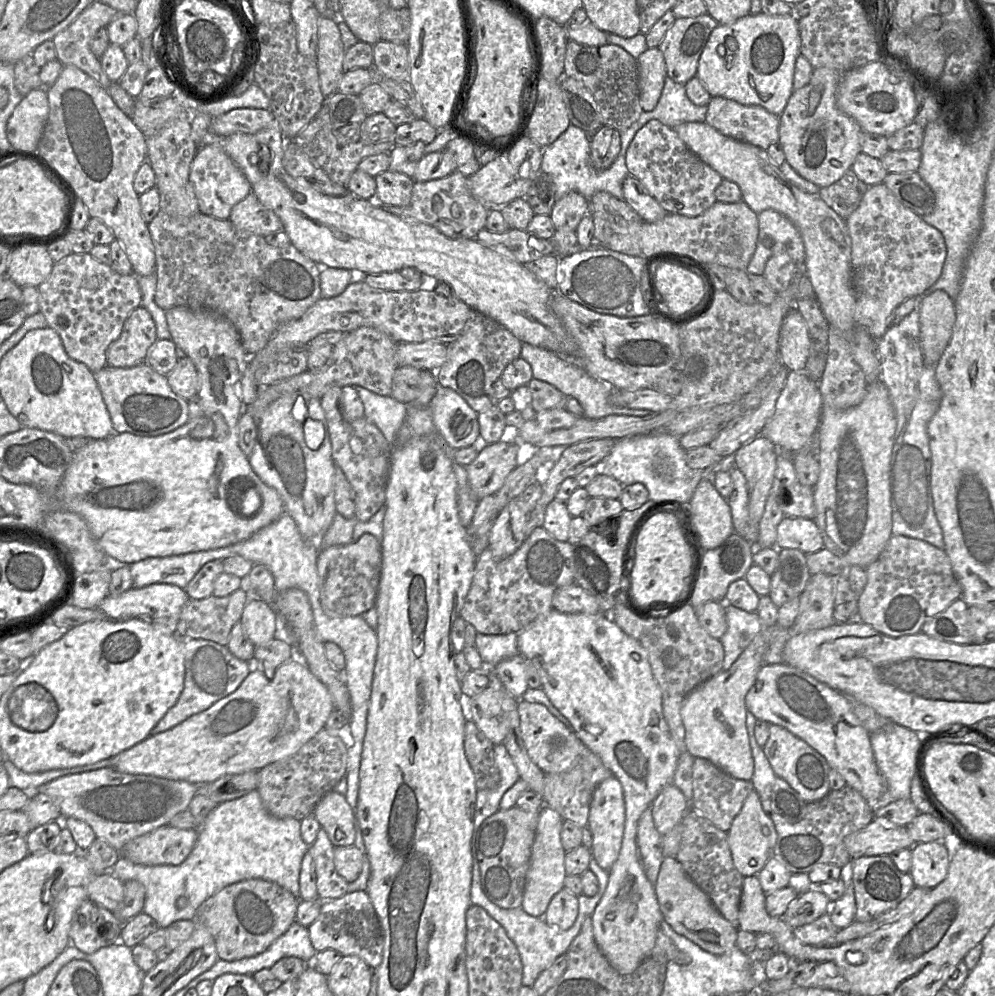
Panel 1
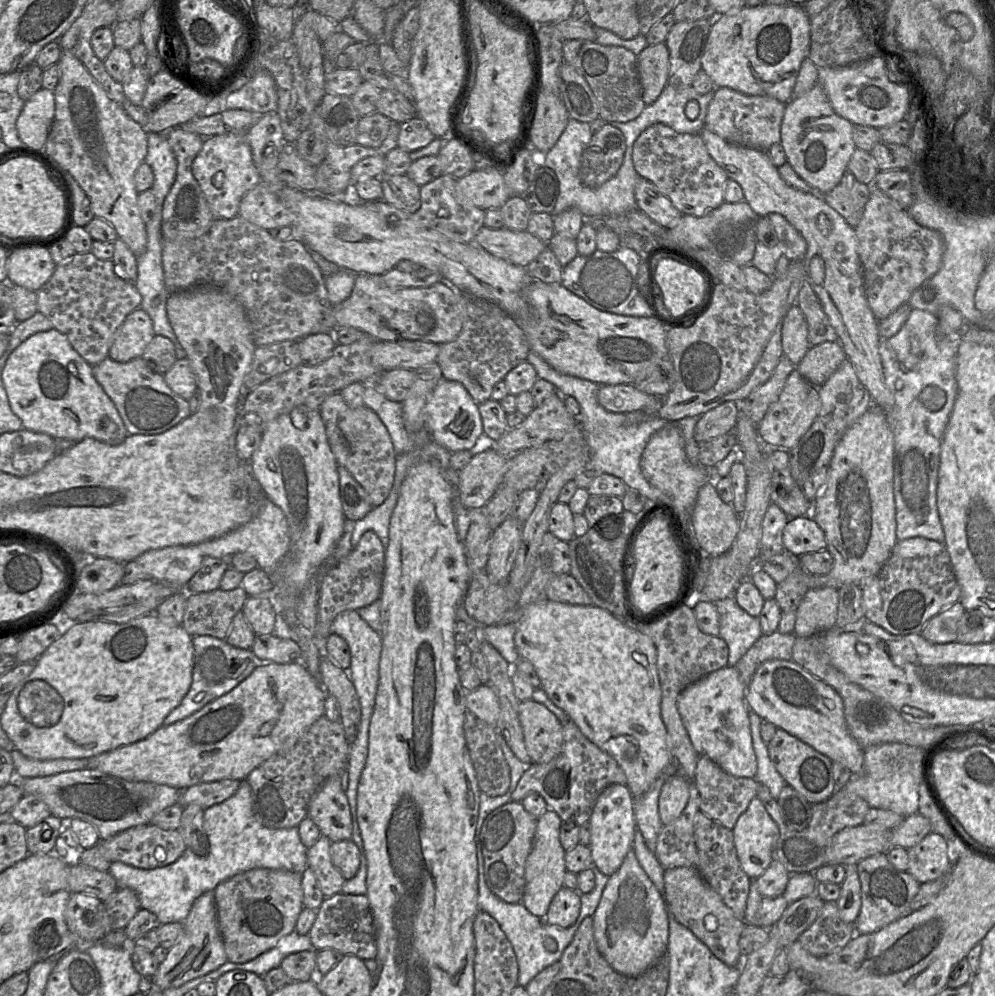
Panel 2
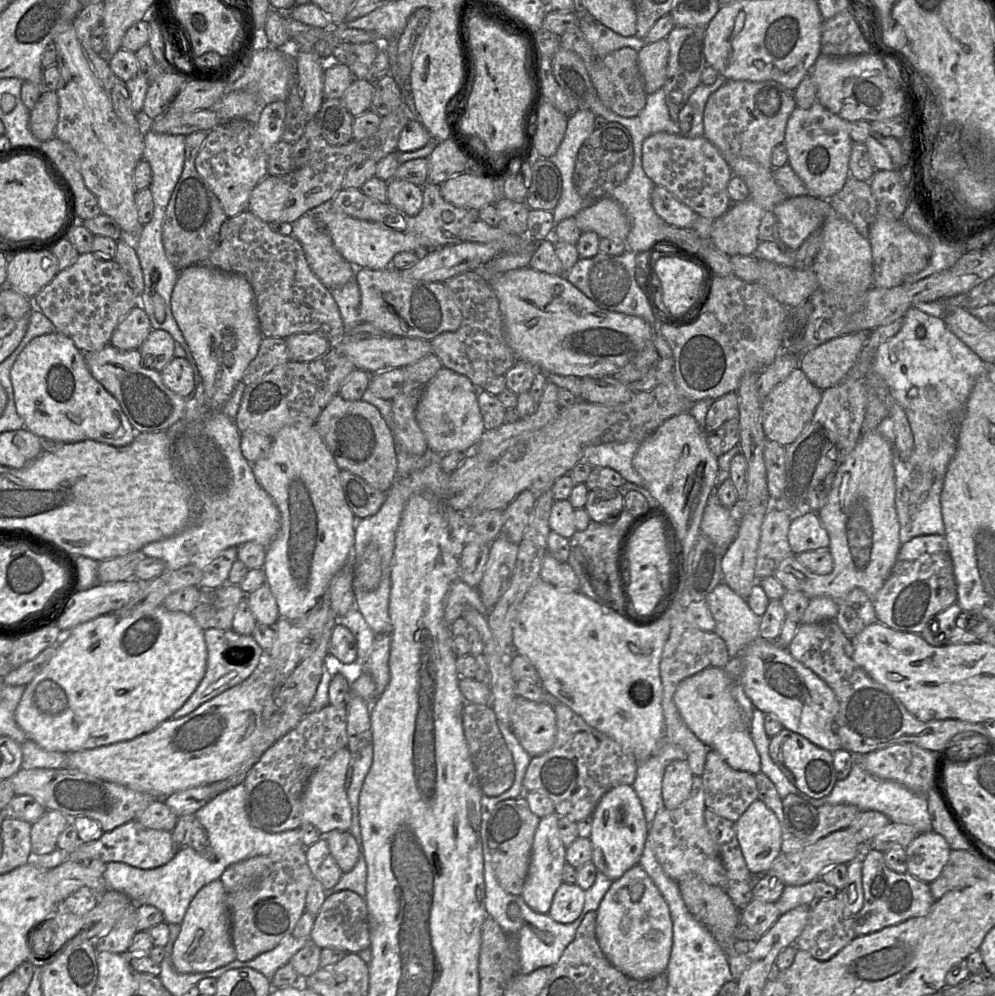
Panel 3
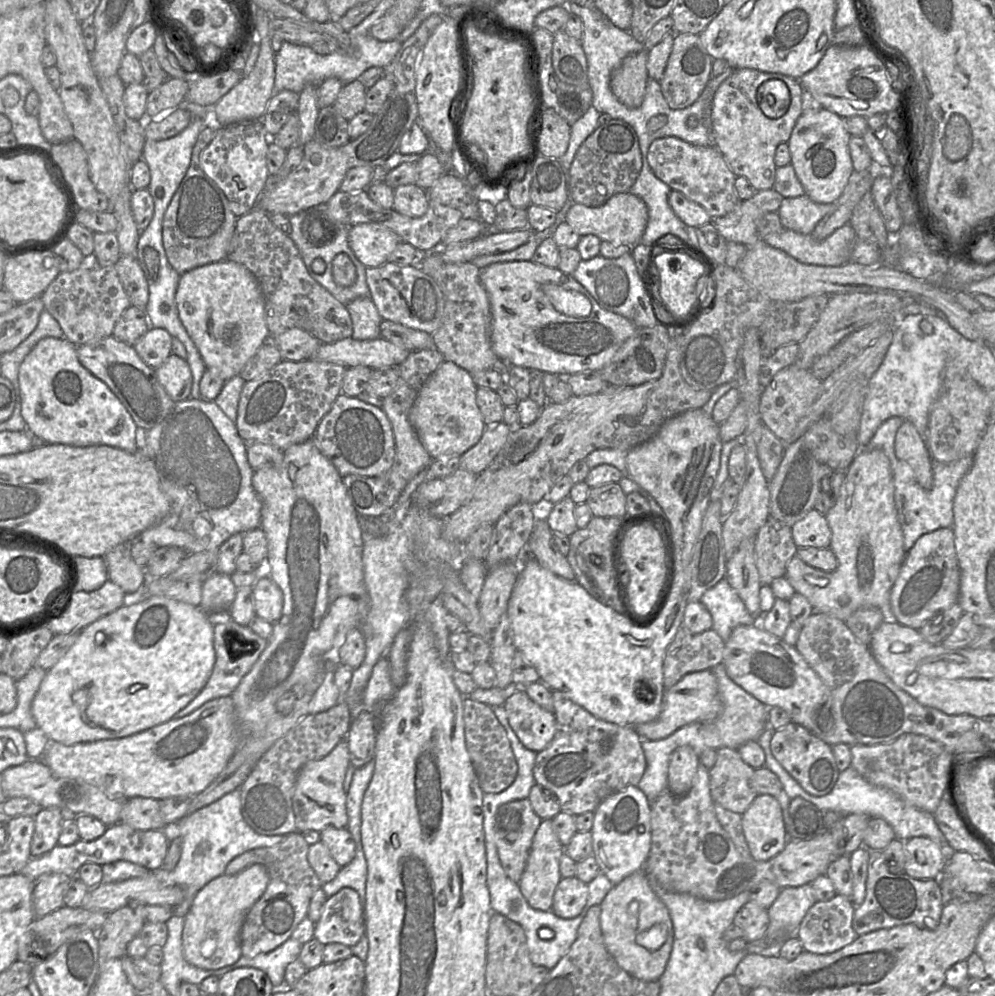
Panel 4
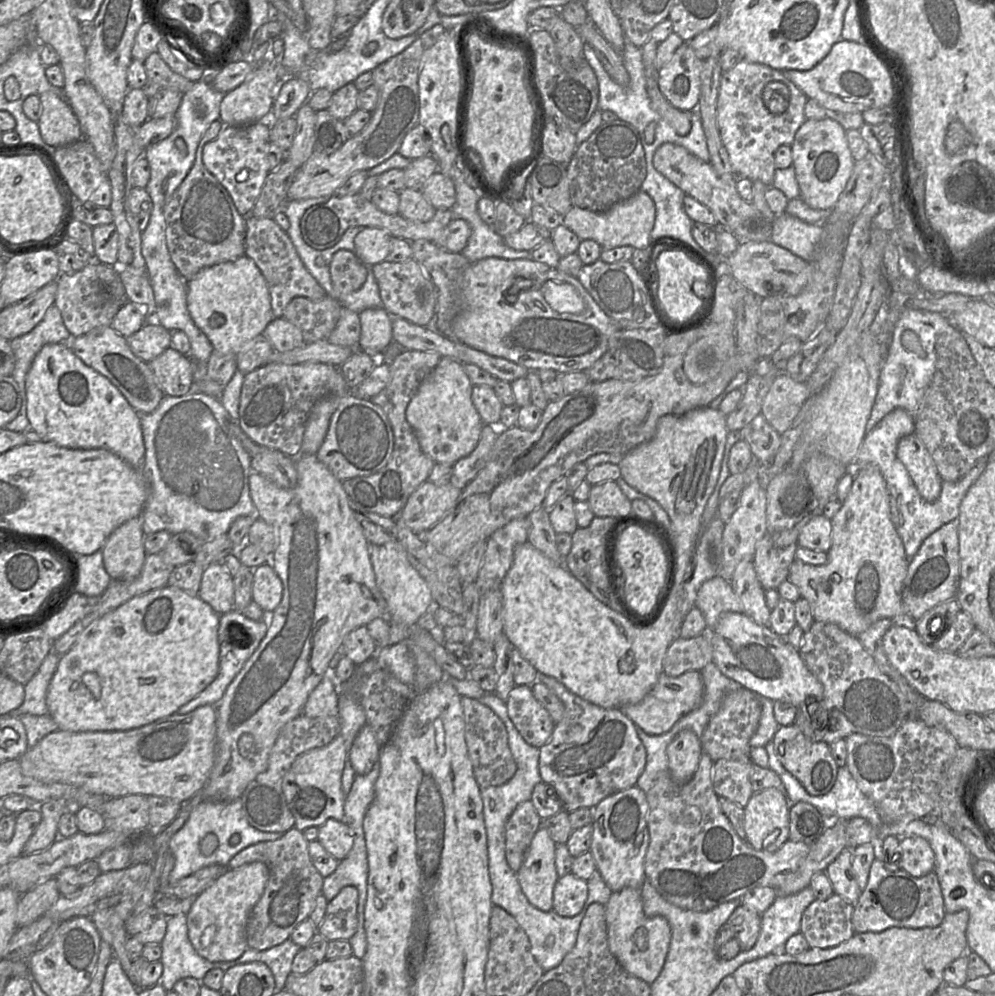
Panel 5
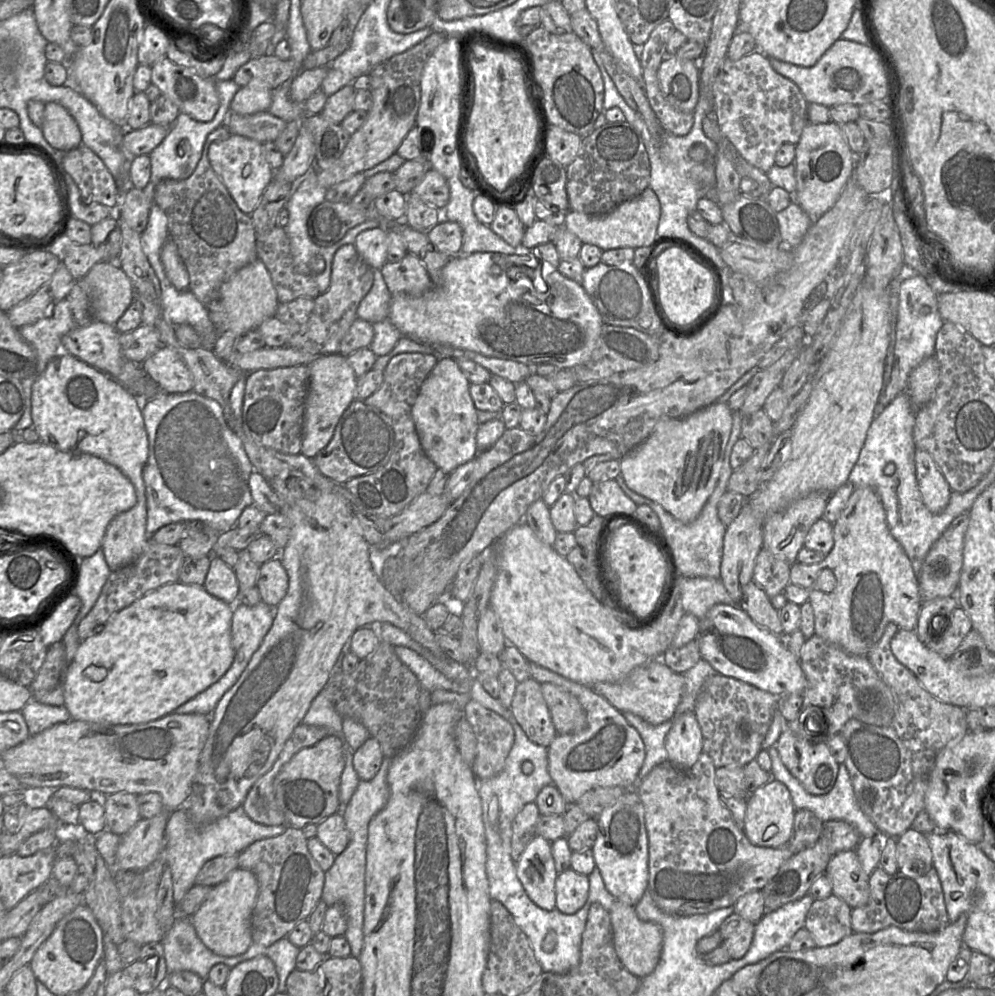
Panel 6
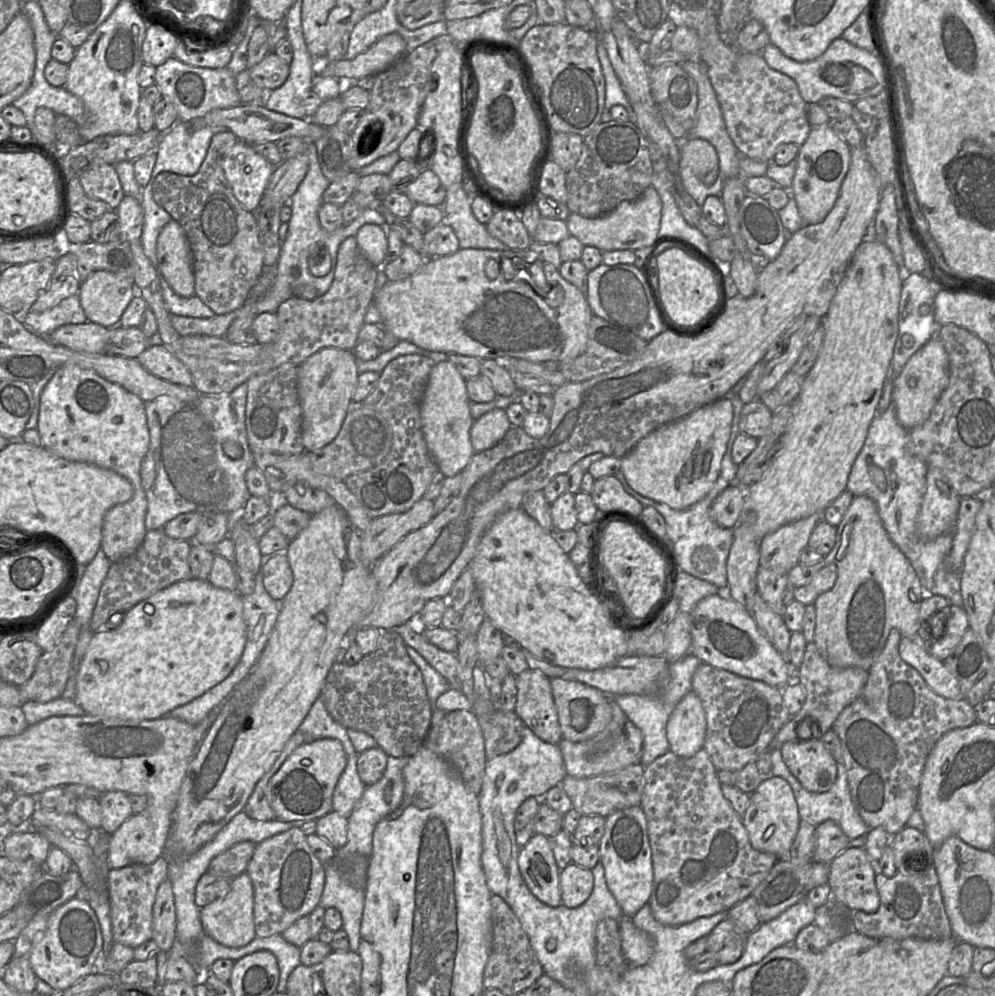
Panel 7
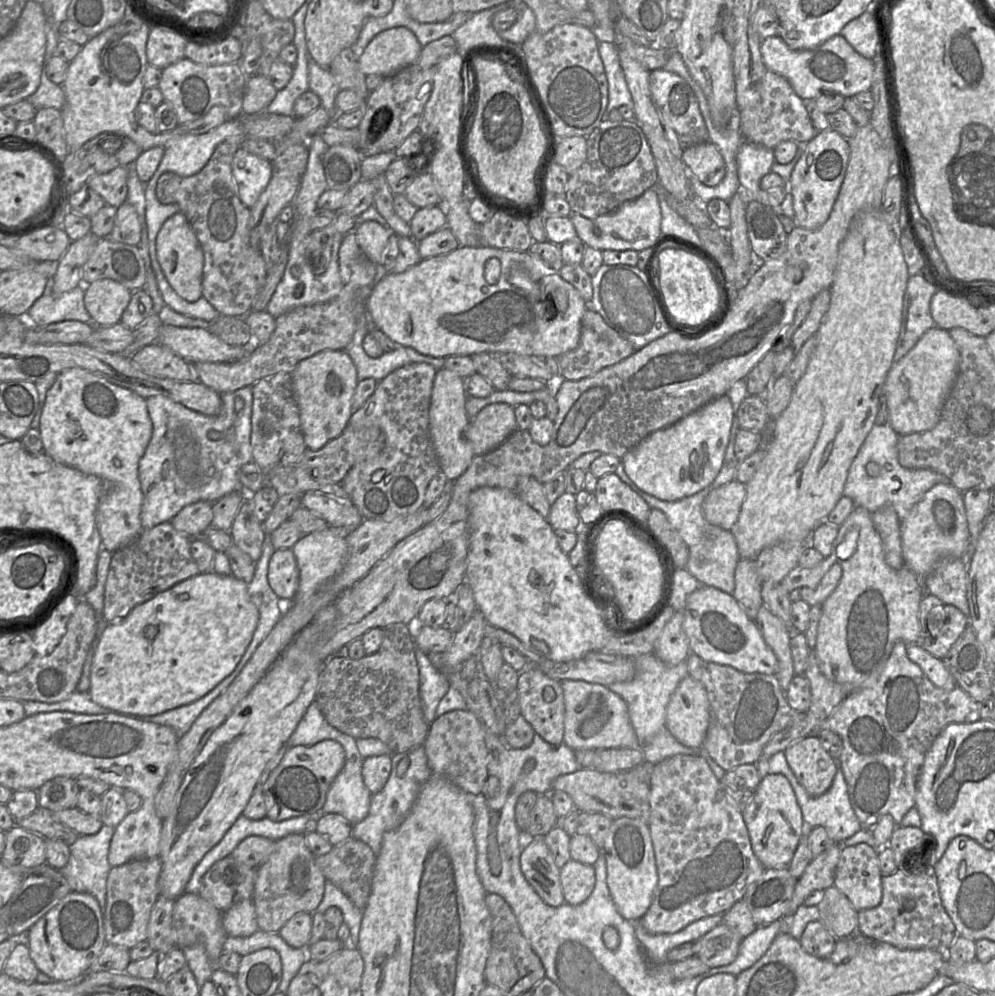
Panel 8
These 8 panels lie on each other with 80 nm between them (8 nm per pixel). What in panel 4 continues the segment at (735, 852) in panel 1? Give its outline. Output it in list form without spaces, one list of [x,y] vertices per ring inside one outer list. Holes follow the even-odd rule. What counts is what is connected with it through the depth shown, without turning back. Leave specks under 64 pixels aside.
[[[758,794],[742,814],[742,830],[750,855],[757,861],[775,857],[788,842],[780,804],[768,794]]]

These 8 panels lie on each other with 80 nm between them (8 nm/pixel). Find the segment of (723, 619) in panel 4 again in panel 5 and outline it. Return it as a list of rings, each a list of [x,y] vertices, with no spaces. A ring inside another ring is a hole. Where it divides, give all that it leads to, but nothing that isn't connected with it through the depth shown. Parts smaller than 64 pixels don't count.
[[[716,576],[701,585],[695,606],[702,612],[710,629],[715,629],[724,612],[743,613],[743,606],[730,582],[722,576]]]

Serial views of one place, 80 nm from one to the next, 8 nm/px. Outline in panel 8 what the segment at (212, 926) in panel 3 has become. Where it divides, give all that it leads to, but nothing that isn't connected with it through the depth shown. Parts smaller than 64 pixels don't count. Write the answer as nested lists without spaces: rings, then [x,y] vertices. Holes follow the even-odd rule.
[[[246,899],[223,912],[223,927],[228,937],[248,937],[258,930],[253,901]]]

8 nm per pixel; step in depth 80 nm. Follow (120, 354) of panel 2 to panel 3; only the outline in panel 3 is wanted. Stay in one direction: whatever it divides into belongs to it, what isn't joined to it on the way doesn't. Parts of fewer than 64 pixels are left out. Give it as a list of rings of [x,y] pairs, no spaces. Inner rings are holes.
[[[136,306],[118,323],[109,345],[120,351],[138,350],[151,331],[147,314]]]

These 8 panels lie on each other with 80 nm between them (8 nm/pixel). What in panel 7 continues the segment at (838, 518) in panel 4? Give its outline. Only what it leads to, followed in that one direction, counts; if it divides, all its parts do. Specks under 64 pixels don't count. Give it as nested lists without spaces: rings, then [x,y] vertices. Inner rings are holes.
[[[867,496],[853,498],[837,526],[835,545],[829,554],[813,564],[798,563],[789,571],[787,574],[789,586],[796,588],[808,585],[816,573],[829,564],[837,566],[837,579],[830,590],[820,594],[814,601],[816,610],[814,642],[831,666],[858,667],[869,671],[883,650],[892,629],[899,630],[902,637],[916,638],[920,606],[926,592],[913,566],[886,532],[875,502]]]

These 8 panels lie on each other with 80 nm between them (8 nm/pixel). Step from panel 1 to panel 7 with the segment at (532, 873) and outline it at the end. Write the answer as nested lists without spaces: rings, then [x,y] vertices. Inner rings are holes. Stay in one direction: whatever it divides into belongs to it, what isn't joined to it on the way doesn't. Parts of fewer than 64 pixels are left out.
[[[534,834],[521,848],[518,866],[529,890],[538,900],[550,907],[562,905],[561,870],[556,864],[548,837]]]

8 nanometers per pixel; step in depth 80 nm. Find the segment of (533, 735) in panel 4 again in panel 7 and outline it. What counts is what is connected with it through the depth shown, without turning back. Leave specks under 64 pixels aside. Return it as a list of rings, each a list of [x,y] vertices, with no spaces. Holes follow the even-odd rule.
[[[527,669],[516,676],[517,679],[517,702],[515,713],[524,724],[544,742],[558,745],[563,739],[558,719],[558,710],[554,702],[551,680],[540,670]]]

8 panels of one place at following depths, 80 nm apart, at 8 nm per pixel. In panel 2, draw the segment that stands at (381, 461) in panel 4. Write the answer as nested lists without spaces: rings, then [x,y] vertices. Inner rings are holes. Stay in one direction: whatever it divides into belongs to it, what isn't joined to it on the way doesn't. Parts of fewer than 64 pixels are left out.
[[[340,392],[333,393],[326,397],[319,410],[325,426],[326,437],[336,462],[338,465],[346,468],[353,478],[362,486],[373,508],[381,505],[390,493],[395,474],[396,454],[387,428],[372,409],[365,405],[358,408],[350,407]]]

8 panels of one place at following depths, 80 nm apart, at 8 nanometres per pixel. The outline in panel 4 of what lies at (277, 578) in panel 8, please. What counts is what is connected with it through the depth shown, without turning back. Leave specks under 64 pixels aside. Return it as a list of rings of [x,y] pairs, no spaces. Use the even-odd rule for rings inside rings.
[[[267,557],[258,565],[263,567],[263,574],[268,575],[259,575],[253,586],[255,615],[273,624],[281,616],[283,594],[269,576]]]

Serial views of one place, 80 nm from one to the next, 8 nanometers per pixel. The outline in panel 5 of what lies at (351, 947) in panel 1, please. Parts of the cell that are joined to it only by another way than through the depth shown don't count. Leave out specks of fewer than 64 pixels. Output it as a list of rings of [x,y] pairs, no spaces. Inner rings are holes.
[[[346,886],[327,904],[324,920],[317,928],[317,933],[326,940],[348,941],[356,932],[358,891],[353,886]]]

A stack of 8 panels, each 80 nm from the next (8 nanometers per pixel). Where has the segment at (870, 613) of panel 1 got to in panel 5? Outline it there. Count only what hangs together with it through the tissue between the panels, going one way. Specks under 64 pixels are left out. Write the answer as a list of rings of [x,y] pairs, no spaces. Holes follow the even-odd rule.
[[[958,519],[944,524],[930,534],[909,560],[901,599],[904,613],[918,621],[928,610],[950,599],[956,599],[960,573]]]

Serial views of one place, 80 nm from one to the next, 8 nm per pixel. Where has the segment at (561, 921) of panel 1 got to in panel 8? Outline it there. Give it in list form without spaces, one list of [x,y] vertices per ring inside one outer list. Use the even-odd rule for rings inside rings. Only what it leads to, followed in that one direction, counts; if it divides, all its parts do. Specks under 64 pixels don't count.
[[[570,859],[560,869],[560,881],[565,903],[580,905],[590,897],[595,887],[594,866]]]

